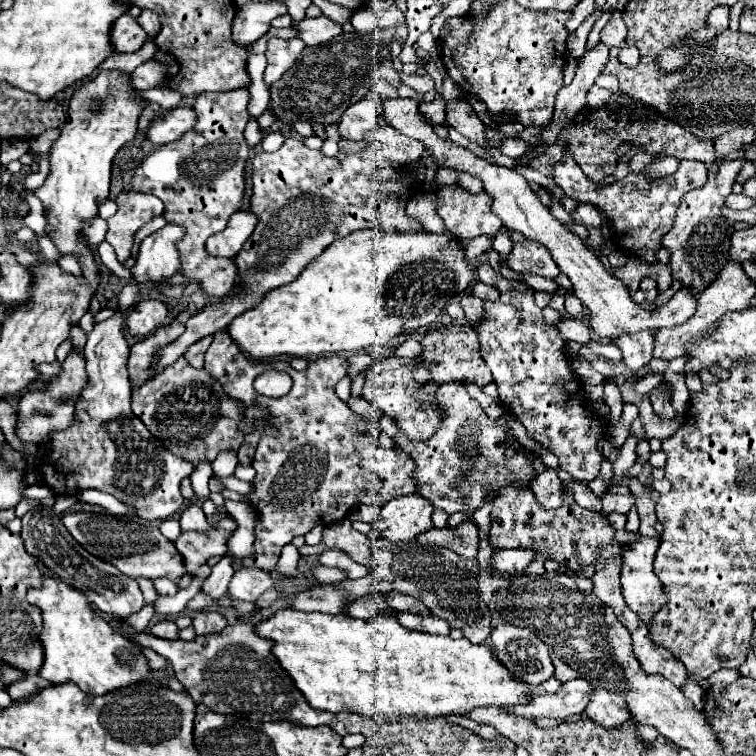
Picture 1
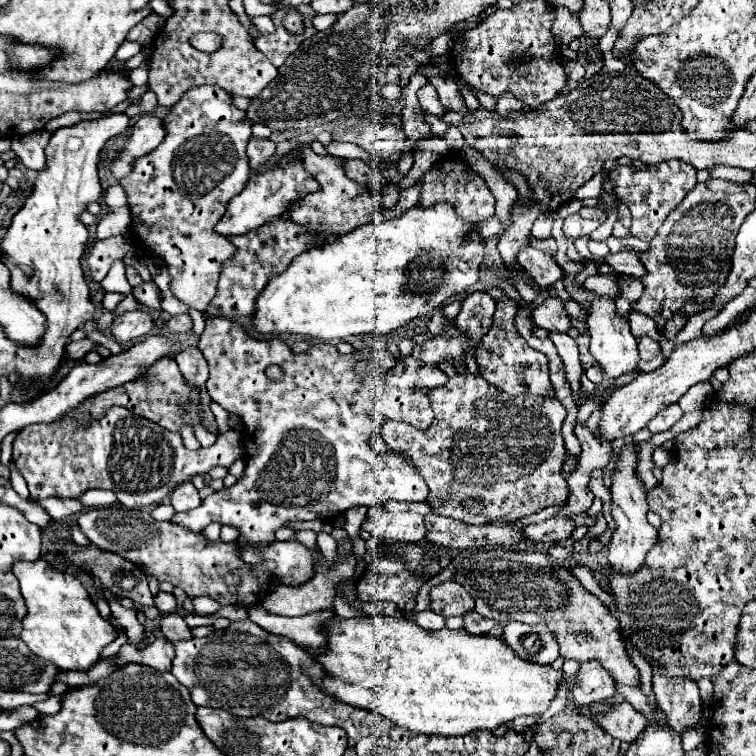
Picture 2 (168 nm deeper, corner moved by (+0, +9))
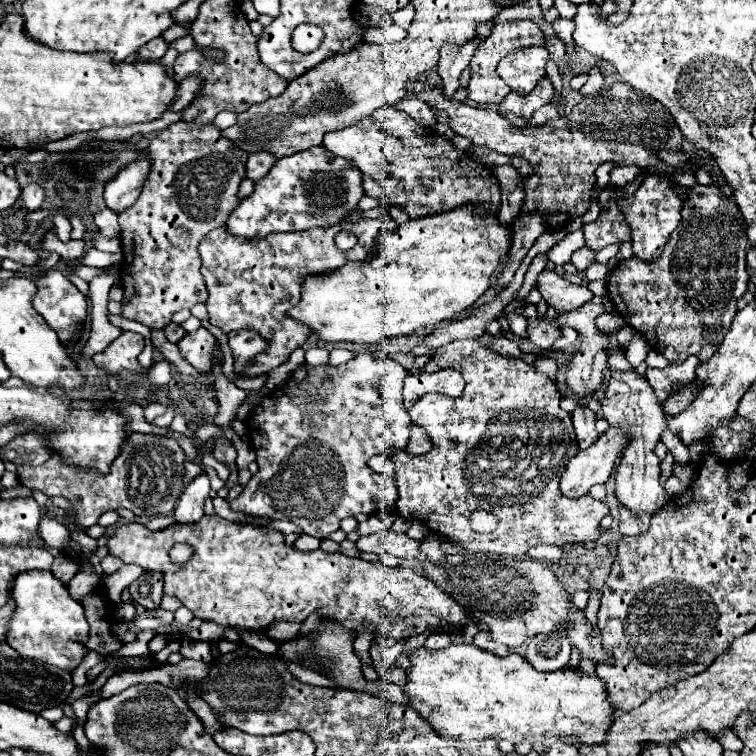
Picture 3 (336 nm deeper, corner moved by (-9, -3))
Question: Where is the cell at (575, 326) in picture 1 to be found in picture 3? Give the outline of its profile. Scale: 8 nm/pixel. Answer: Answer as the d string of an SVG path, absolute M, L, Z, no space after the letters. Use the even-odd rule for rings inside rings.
M538 320L528 324L528 340L540 350L548 350L558 338L560 330L554 320Z

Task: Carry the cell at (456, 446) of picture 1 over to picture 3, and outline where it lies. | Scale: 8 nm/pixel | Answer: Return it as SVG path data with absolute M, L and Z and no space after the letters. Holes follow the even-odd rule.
M454 340L442 348L438 348L434 352L434 362L440 366L440 368L456 368L462 372L464 380L466 380L466 388L462 392L462 396L458 398L452 398L439 393L427 393L412 406L412 410L408 412L410 418L412 418L412 424L424 428L424 432L428 434L428 438L432 440L432 450L424 456L418 456L418 458L412 458L408 456L406 452L398 452L398 456L392 458L394 466L396 466L396 486L398 486L398 500L394 504L394 510L406 518L406 520L420 520L430 532L436 532L440 536L446 536L448 542L452 544L458 544L462 548L468 548L468 550L474 550L474 552L494 552L494 554L500 554L504 558L514 558L514 560L520 560L524 558L524 554L528 552L528 548L532 546L538 546L538 544L552 544L552 546L564 546L564 544L582 544L584 548L594 548L596 546L596 540L600 538L600 530L598 530L598 524L600 520L608 514L608 506L606 502L600 502L600 500L594 500L590 495L582 496L578 499L564 498L560 492L558 492L558 480L562 476L562 472L566 470L566 464L568 460L578 452L578 442L576 442L576 434L574 434L574 426L572 426L572 418L568 412L564 412L560 408L560 392L556 388L556 384L552 380L548 380L542 372L536 370L534 364L528 364L524 362L522 358L504 358L504 356L498 356L494 350L490 348L482 348L476 340ZM494 456L514 456L516 460L516 466L514 468L508 468L508 470L502 470L502 472L496 472L494 474ZM476 510L486 510L490 514L498 514L498 516L504 516L504 518L498 518L498 526L488 532L488 534L482 534L482 532L474 532L470 528L470 516L472 512Z

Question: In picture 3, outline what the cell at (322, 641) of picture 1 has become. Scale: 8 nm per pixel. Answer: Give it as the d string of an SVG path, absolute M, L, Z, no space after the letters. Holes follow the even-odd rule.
M452 644L446 650L414 650L410 652L410 668L406 670L408 684L404 686L410 706L426 718L438 736L446 740L510 740L536 742L550 736L566 738L570 744L602 744L606 732L614 724L614 706L608 702L606 682L596 674L564 668L556 672L540 672L518 654L506 658L480 650L474 644Z

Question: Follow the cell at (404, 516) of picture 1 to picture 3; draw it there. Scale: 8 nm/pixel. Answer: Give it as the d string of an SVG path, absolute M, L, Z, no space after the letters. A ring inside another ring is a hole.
M384 530L378 534L370 534L370 536L360 536L356 542L356 548L360 552L374 552L378 556L382 554L392 554L396 558L402 560L412 560L418 556L418 548L420 542L412 540L406 534L396 534L392 530Z

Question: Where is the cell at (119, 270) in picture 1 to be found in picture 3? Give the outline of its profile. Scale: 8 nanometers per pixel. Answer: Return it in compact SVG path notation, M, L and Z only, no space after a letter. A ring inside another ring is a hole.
M104 208L104 210L96 212L94 214L94 222L96 222L96 226L100 228L100 232L104 236L110 236L110 238L118 236L118 216L112 210Z

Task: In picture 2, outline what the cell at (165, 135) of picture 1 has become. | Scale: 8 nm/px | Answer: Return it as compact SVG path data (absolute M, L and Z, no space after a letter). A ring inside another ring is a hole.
M143 114L135 122L135 126L133 126L133 132L131 132L131 136L127 140L125 150L113 162L113 174L115 174L115 178L121 180L123 176L127 176L133 160L137 156L143 156L143 154L151 152L153 148L157 148L163 138L165 138L163 120L157 118L157 116L153 116L153 114Z

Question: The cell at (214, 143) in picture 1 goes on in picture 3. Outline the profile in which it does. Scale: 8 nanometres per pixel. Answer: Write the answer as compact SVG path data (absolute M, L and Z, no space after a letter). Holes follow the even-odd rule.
M176 122L158 132L148 152L150 172L144 188L136 204L118 216L124 252L122 316L162 330L174 312L206 302L198 244L210 230L224 226L240 202L238 184L246 176L248 156L222 140L214 124L202 128L190 122Z

